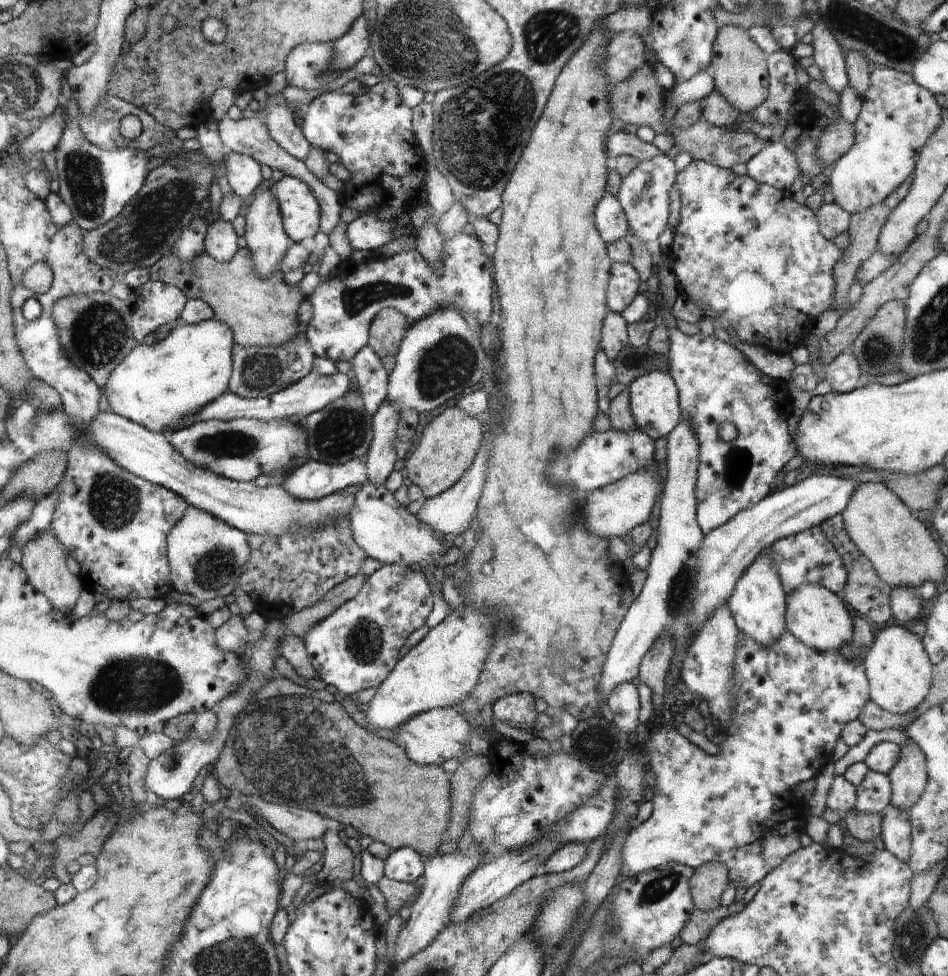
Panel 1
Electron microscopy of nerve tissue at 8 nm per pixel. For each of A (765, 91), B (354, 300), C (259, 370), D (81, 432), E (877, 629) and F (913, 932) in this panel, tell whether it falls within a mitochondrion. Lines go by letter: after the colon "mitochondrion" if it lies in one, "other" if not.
A: other
B: mitochondrion
C: mitochondrion
D: other
E: other
F: mitochondrion

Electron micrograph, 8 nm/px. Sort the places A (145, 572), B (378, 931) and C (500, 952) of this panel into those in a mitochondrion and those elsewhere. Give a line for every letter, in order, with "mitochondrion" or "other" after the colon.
A: other
B: other
C: other

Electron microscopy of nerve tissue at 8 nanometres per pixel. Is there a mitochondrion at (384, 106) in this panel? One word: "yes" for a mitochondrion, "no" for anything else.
no

